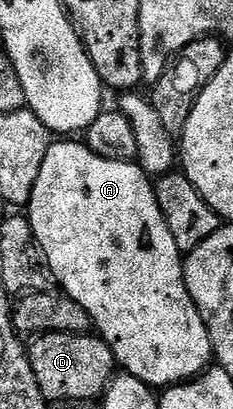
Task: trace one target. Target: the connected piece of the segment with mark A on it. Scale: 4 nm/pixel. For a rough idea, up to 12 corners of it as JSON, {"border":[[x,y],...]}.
{"border":[[55,141],[29,204],[48,272],[126,374],[213,363],[138,162]]}

